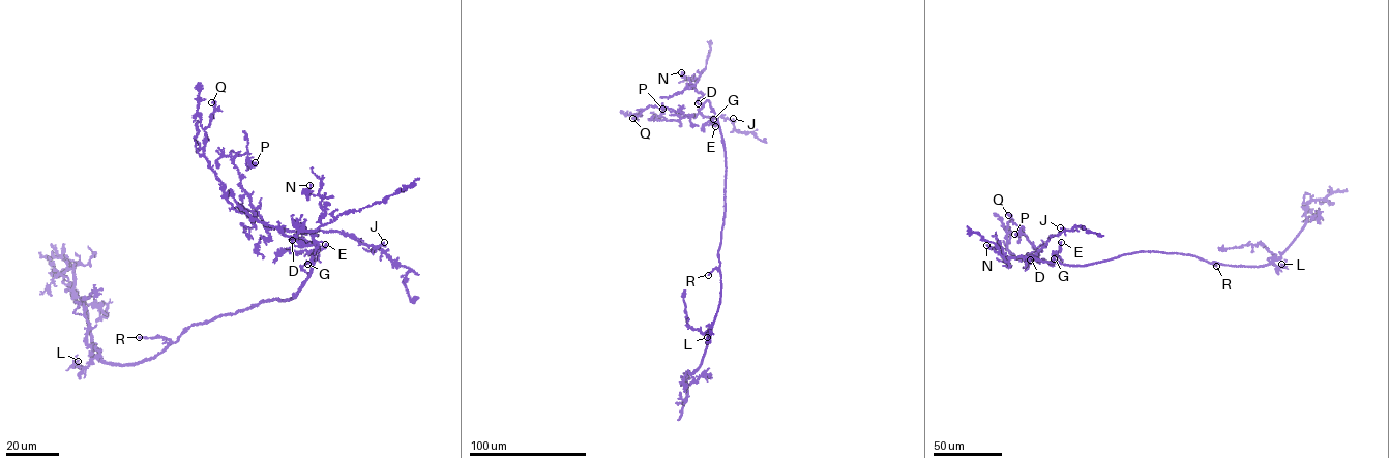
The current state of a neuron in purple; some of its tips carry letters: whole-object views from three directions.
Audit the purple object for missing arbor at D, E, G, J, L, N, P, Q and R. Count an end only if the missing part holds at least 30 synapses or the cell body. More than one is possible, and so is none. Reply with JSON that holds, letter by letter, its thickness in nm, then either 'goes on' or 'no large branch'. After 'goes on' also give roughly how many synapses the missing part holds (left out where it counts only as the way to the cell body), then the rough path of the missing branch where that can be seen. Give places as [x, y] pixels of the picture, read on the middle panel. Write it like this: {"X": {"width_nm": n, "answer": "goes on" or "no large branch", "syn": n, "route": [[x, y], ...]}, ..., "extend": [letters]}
{"D": {"width_nm": 150, "answer": "no large branch"}, "E": {"width_nm": 100, "answer": "no large branch"}, "G": {"width_nm": 260, "answer": "no large branch"}, "J": {"width_nm": 180, "answer": "no large branch"}, "L": {"width_nm": 140, "answer": "no large branch"}, "N": {"width_nm": 160, "answer": "no large branch"}, "P": {"width_nm": 360, "answer": "no large branch"}, "Q": {"width_nm": 200, "answer": "no large branch"}, "R": {"width_nm": 220, "answer": "goes on", "syn": 130, "route": [[708, 275], [689, 293], [663, 296]]}, "extend": ["R"]}

